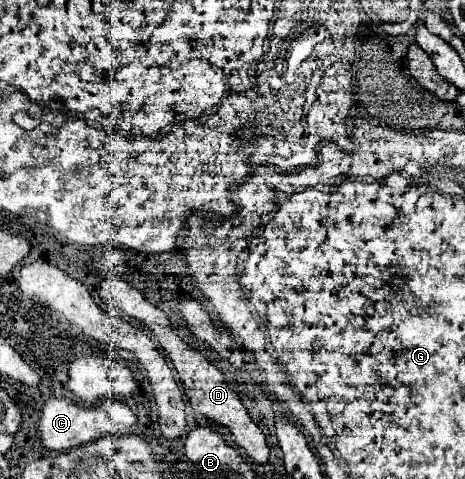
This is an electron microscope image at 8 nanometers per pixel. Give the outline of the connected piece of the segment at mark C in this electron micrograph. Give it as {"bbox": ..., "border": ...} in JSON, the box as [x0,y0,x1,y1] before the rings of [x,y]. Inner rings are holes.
{"bbox":[37,399,137,451],"border":[[[49,399],[49,401],[45,401],[45,405],[39,413],[37,433],[39,433],[39,439],[43,441],[43,447],[47,447],[51,451],[67,451],[71,447],[77,447],[77,445],[83,445],[89,441],[97,441],[105,435],[121,435],[135,423],[137,423],[135,413],[117,399],[103,401],[101,405],[97,405],[93,409],[83,409],[75,403],[71,403],[69,399]]]}

